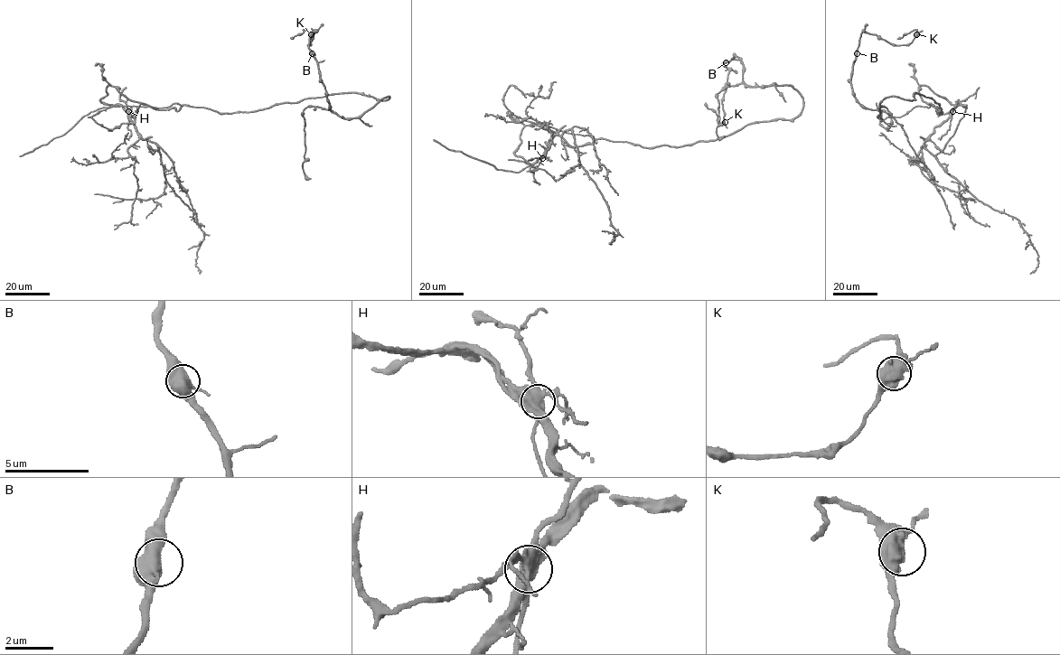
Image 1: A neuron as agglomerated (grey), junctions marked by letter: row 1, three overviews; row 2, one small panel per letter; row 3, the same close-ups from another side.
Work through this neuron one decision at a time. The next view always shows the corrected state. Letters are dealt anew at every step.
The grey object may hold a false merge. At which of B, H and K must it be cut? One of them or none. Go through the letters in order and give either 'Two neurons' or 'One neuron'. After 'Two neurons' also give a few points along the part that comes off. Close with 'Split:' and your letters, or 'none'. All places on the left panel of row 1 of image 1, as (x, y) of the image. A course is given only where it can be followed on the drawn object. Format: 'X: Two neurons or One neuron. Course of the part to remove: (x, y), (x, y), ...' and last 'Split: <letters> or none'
B: One neuron
H: Two neurons. Course of the part to remove: (127, 111), (126, 104), (119, 98), (126, 88)
K: One neuron
Split: H

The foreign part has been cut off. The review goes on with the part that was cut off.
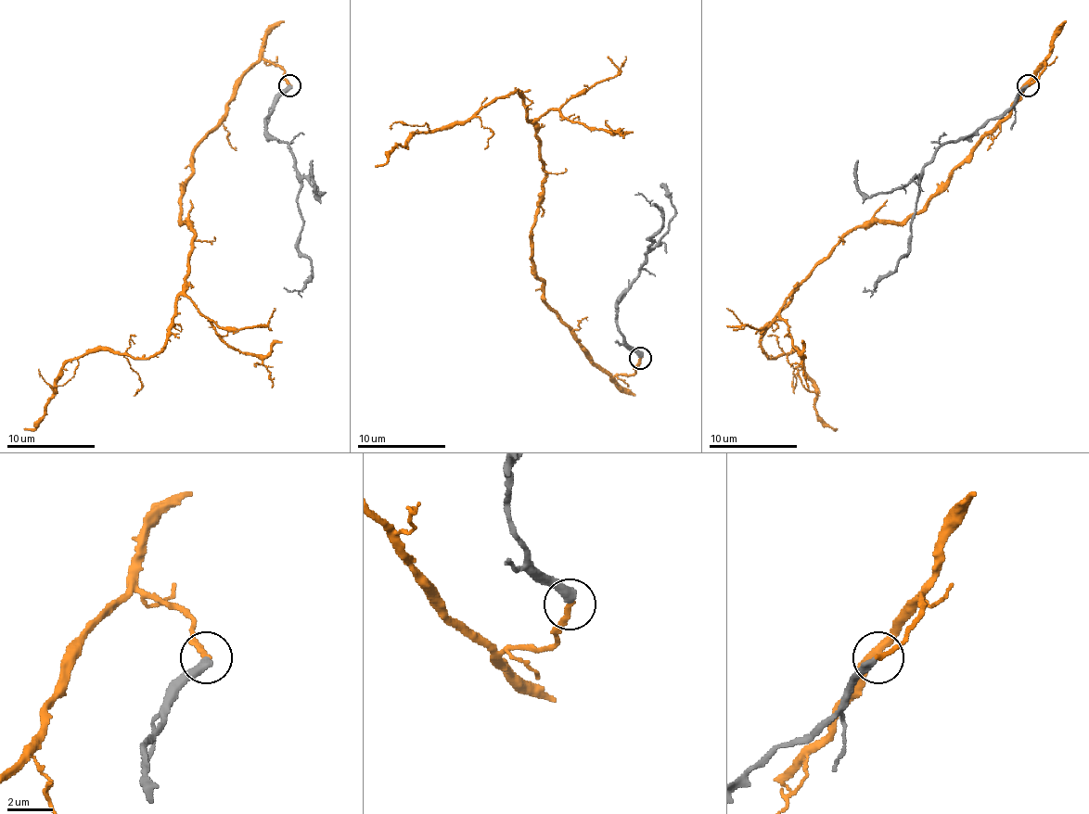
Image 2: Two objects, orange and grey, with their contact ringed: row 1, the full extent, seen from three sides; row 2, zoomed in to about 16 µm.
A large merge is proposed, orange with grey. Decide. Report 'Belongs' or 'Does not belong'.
Belongs

